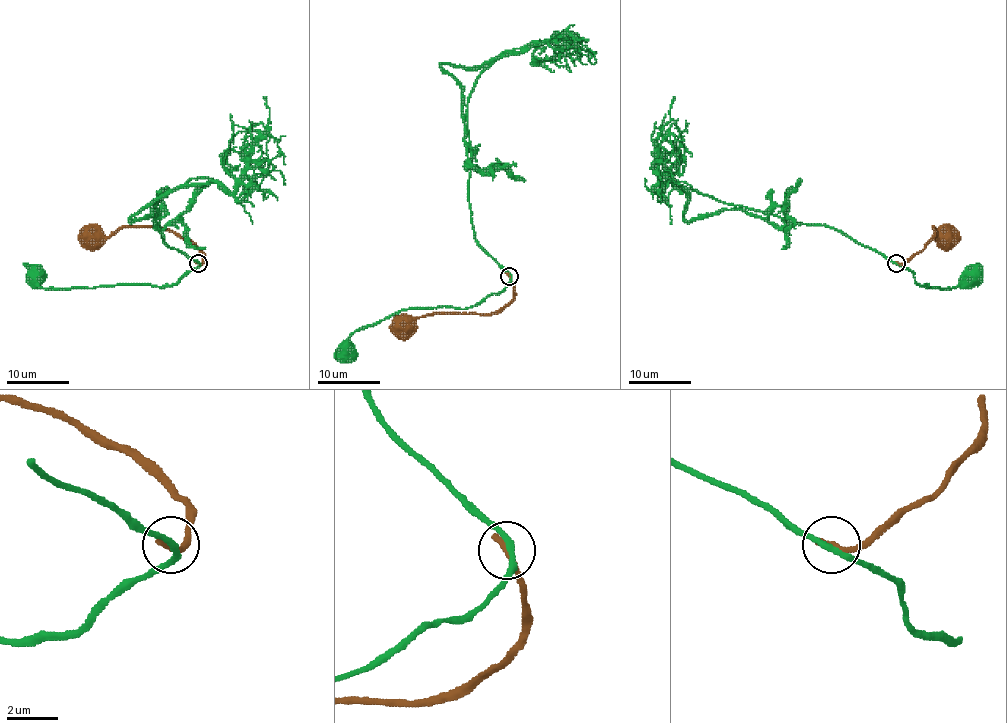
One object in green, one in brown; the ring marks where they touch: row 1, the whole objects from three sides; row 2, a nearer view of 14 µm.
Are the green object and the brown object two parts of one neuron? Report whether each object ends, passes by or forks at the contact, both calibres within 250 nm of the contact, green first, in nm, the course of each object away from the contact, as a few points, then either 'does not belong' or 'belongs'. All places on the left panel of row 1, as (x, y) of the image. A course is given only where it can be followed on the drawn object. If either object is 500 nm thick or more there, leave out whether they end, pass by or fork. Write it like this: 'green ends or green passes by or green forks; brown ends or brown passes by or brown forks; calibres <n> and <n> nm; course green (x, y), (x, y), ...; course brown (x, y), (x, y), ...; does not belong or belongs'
green passes by; brown ends; calibres 240 and 300 nm; course green (199, 263), (175, 283), (163, 286), (42, 288), (31, 276), (34, 274); course brown (199, 263), (202, 254), (186, 239), (158, 227), (122, 227), (105, 238), (84, 236); does not belong

